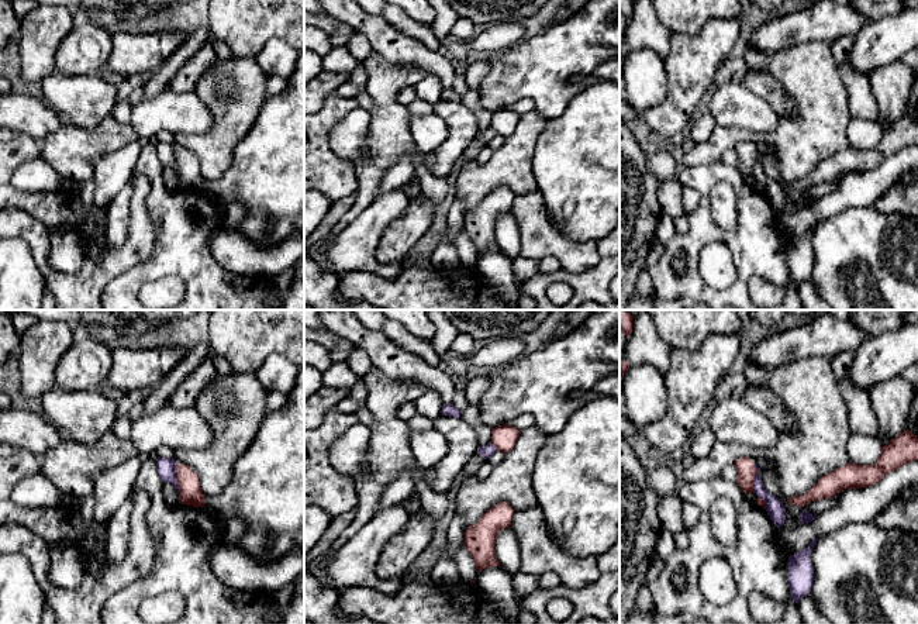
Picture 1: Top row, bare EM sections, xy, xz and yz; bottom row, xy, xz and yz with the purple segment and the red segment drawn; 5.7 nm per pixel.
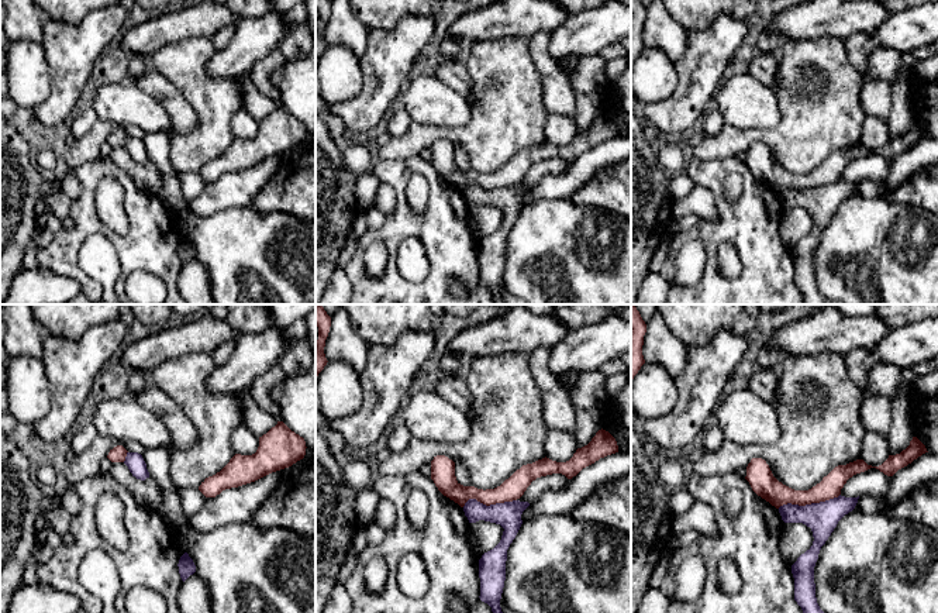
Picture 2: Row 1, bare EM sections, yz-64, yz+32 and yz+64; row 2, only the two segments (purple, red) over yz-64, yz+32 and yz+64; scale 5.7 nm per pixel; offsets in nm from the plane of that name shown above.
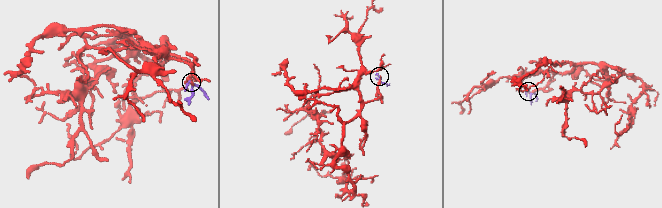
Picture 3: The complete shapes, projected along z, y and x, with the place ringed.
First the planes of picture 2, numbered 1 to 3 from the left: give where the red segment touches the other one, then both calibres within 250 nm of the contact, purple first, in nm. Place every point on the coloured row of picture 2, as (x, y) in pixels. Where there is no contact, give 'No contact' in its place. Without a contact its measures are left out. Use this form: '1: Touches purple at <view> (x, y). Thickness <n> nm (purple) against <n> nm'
1: Touches purple at yz-64 (126, 457). Thickness 100 nm (purple) against 90 nm
2: Touches purple at yz+32 (490, 505). Thickness 150 nm (purple) against 130 nm
3: Touches purple at yz+64 (809, 505). Thickness 180 nm (purple) against 140 nm

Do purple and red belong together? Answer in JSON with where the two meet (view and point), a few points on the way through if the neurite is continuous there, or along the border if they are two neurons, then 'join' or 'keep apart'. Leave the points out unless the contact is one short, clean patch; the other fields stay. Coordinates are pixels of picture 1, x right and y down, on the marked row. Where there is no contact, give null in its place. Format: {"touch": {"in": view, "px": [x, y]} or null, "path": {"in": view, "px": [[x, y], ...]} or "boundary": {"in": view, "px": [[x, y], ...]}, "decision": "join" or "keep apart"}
{"touch": {"in": "xy", "px": [176, 478]}, "decision": "join"}

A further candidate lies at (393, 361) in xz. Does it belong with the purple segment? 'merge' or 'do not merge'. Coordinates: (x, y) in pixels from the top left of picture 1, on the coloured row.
merge

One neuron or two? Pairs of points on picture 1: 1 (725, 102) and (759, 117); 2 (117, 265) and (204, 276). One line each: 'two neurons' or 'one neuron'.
1: one neuron
2: two neurons

